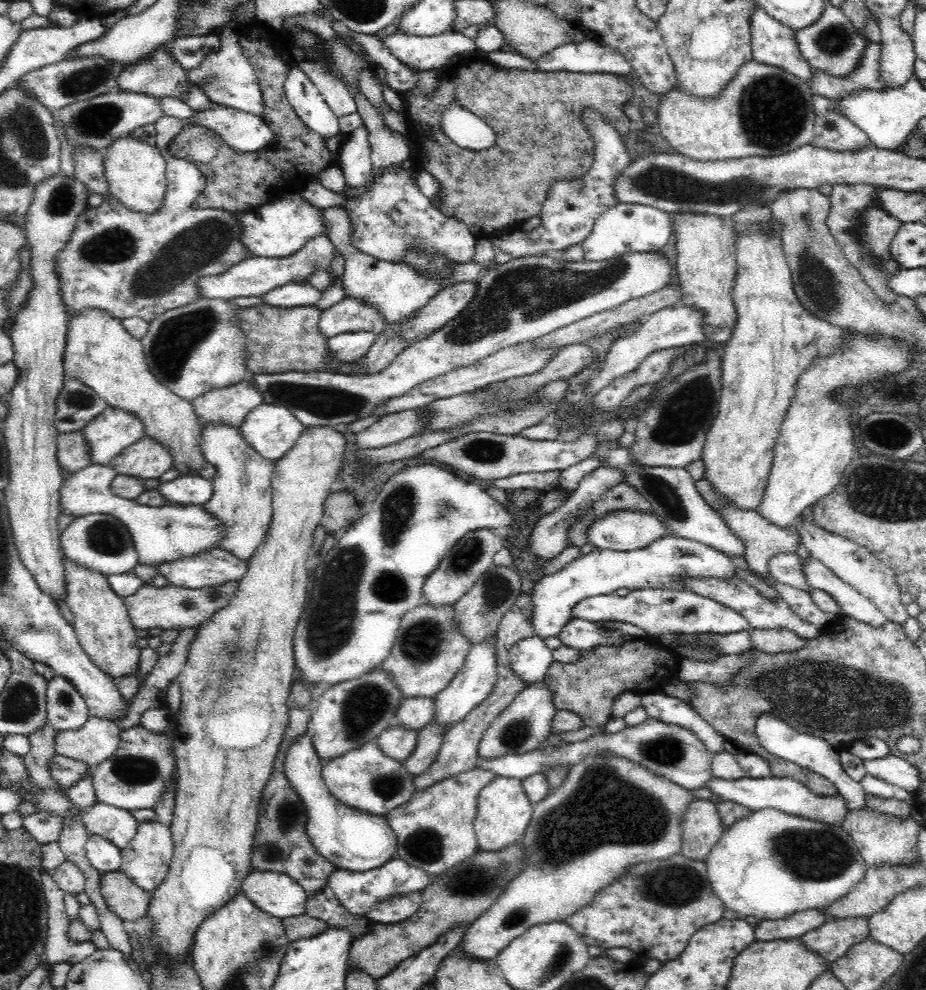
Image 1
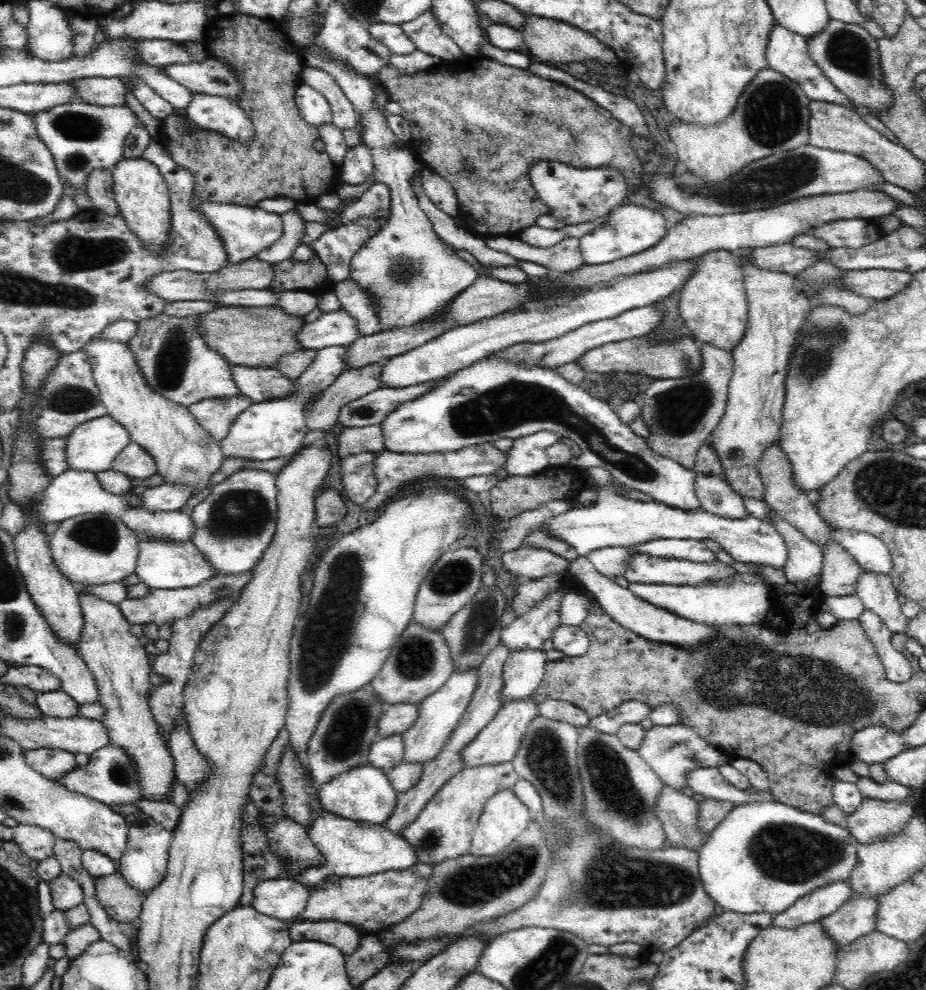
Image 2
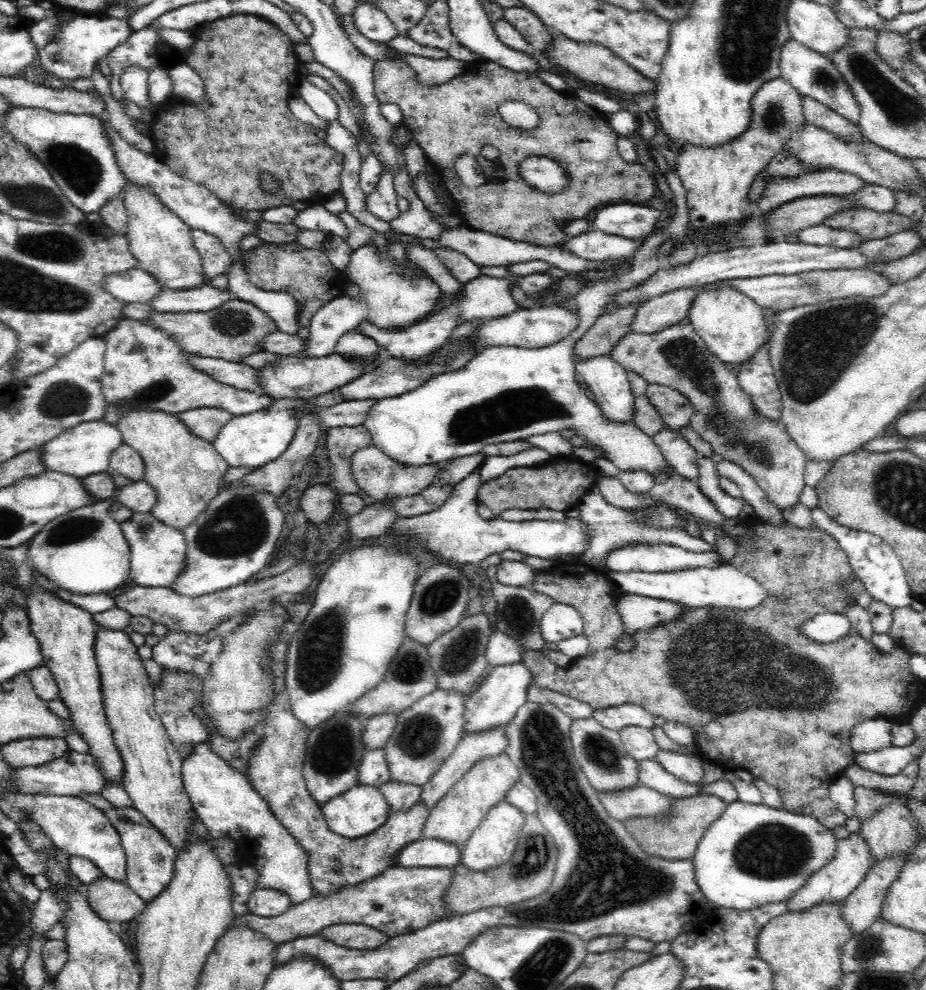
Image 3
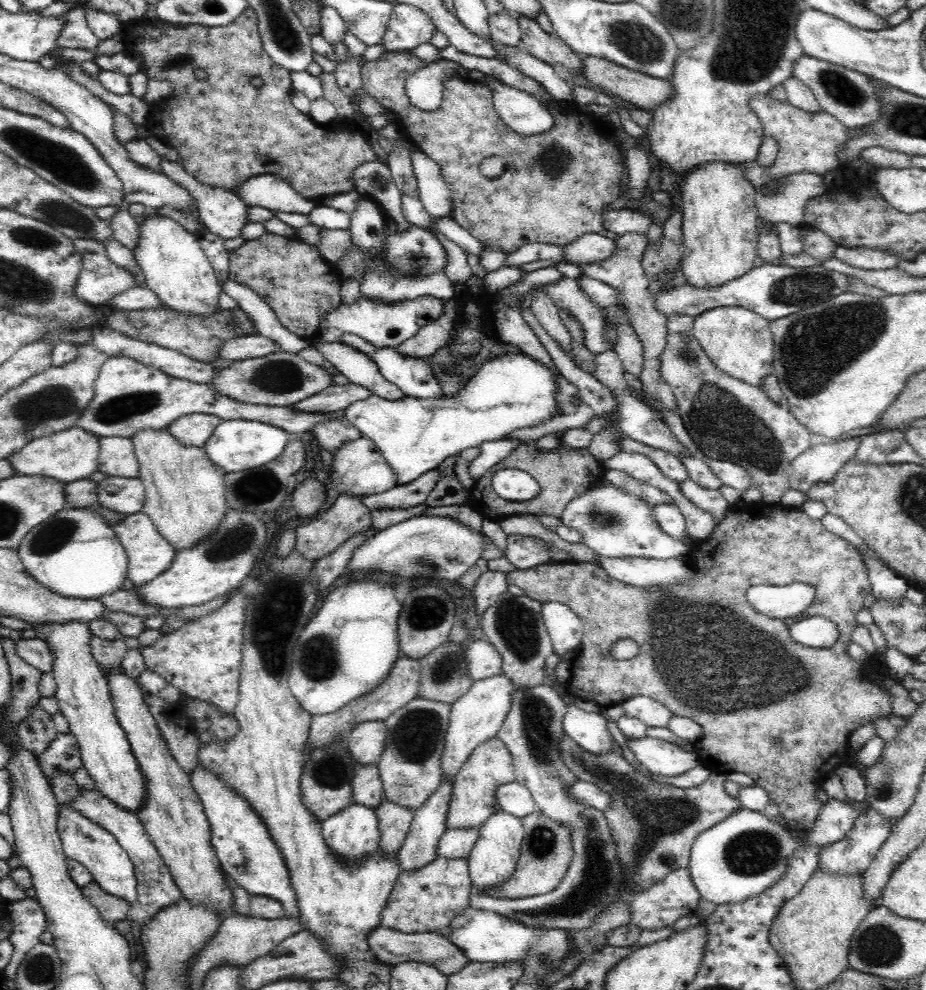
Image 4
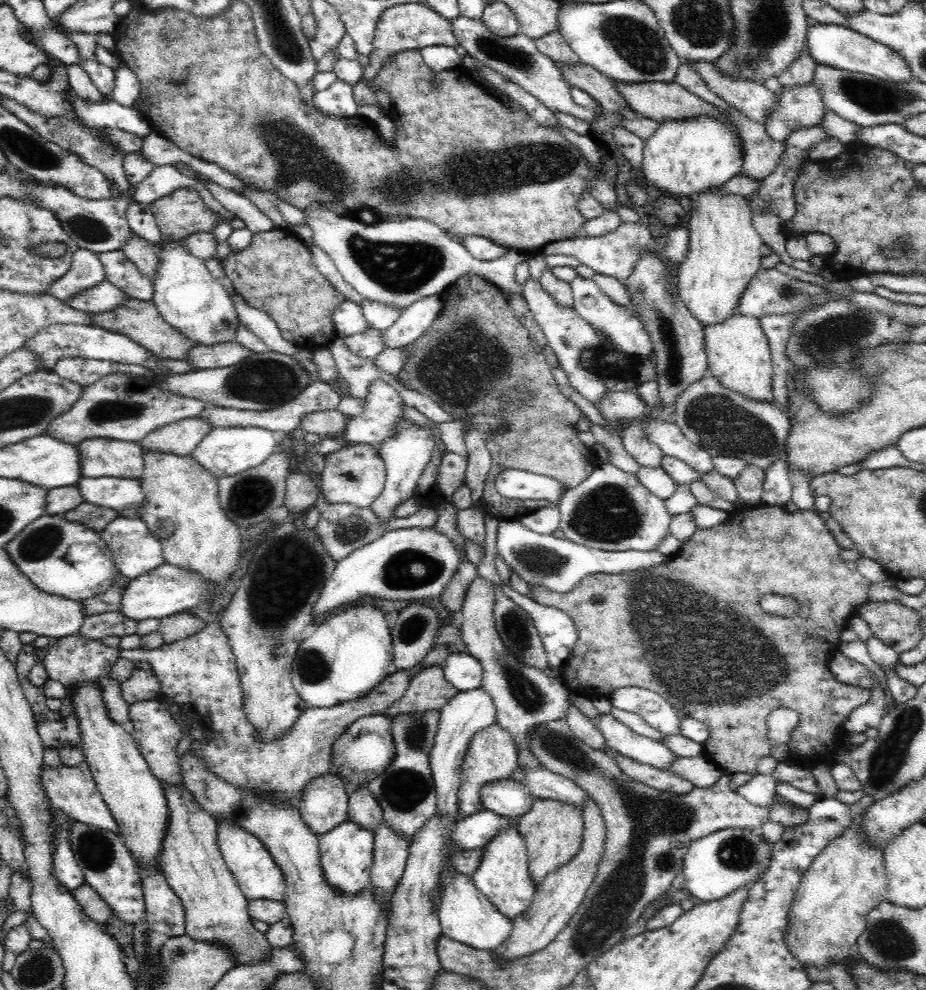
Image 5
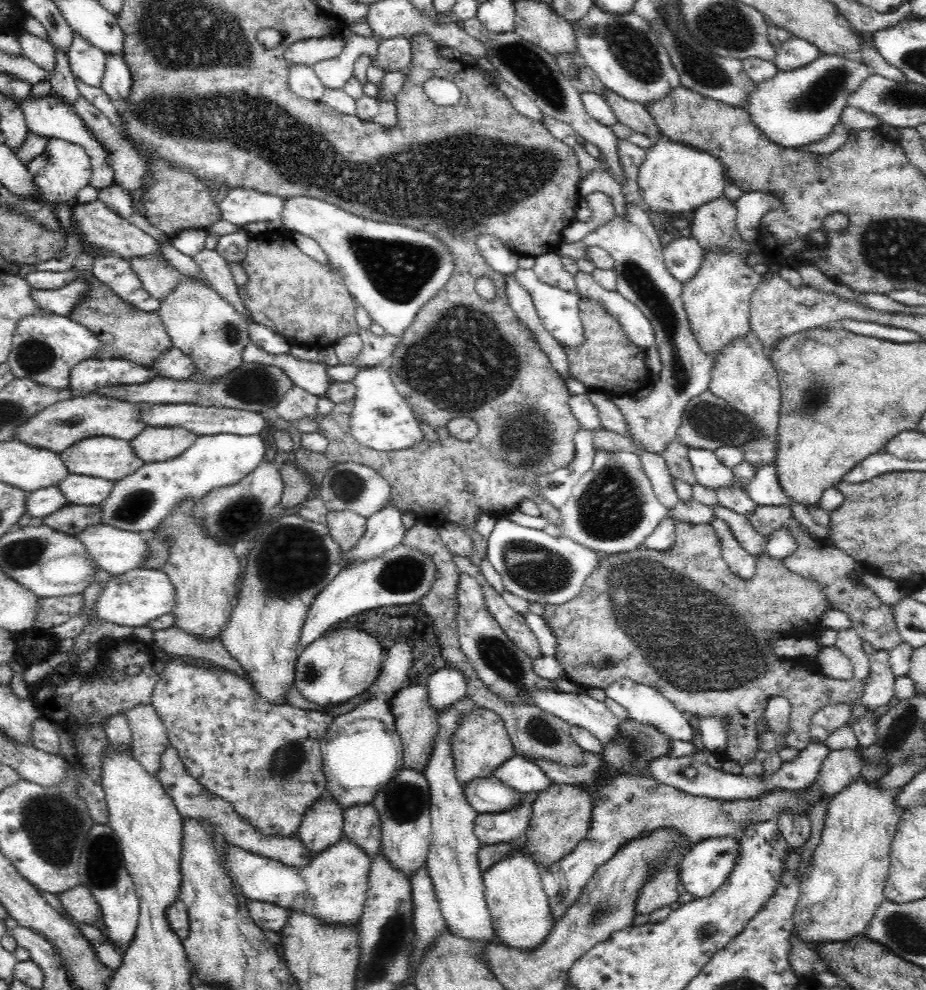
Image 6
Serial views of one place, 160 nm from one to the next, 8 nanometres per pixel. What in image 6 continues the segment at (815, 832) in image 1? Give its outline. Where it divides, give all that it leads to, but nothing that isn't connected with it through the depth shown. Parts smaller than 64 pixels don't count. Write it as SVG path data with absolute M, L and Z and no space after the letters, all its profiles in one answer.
M722 836L722 838L704 838L691 844L688 851L681 857L679 882L685 887L685 892L694 894L696 899L712 896L727 881L735 869L740 856L738 836Z

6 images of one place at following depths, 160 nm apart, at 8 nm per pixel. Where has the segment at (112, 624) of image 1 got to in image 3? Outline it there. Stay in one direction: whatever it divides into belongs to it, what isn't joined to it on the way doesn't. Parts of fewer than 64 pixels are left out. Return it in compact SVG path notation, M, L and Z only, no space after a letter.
M96 624L96 632L97 634L95 635L93 650L95 653L99 674L101 675L100 691L102 691L103 706L107 717L106 721L108 721L108 727L110 727L110 731L112 731L112 741L114 741L114 746L116 746L116 749L118 749L118 753L120 753L120 759L122 759L122 768L124 770L122 786L130 795L131 801L133 802L133 807L136 810L139 810L164 835L164 838L174 845L174 848L177 850L182 850L182 848L188 844L188 840L190 840L190 834L188 834L188 830L192 830L192 826L190 826L190 816L192 816L193 808L192 803L190 803L190 799L188 799L188 795L186 795L186 791L184 791L183 787L183 779L181 776L181 754L171 743L168 734L166 734L165 726L163 725L160 716L156 713L155 710L155 688L151 682L151 678L149 678L147 674L147 670L145 670L145 662L143 662L144 660L140 659L140 655L138 655L138 648L132 643L130 636L127 634L127 632L124 631L124 629L110 630L109 628L99 628L99 626Z

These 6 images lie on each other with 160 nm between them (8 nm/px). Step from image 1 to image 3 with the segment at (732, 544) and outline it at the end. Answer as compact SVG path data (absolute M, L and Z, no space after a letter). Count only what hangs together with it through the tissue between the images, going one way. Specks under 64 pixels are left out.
M665 234L652 236L631 257L631 269L607 283L590 283L578 292L574 304L581 316L579 325L568 338L555 342L550 346L533 349L532 347L491 346L483 348L458 370L450 370L428 379L416 390L405 392L397 397L383 398L368 411L364 426L372 435L373 445L384 451L390 458L406 466L420 466L440 462L445 464L458 457L467 457L483 450L487 444L526 440L534 436L550 434L562 430L574 431L577 438L585 440L586 447L591 448L612 462L619 471L646 471L654 477L655 483L663 483L676 472L668 464L660 447L646 436L634 422L616 422L602 414L599 404L586 396L579 385L575 364L573 363L574 344L596 322L607 303L617 293L631 288L638 282L644 282L652 272L660 269L656 252L658 246L665 240Z

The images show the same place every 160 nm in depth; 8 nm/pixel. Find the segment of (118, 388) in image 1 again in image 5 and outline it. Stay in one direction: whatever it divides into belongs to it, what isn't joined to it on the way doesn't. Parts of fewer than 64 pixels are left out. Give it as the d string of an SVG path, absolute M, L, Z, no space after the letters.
M143 452L139 478L145 494L141 519L163 548L164 562L197 572L208 582L227 580L236 570L242 530L222 510L218 477L208 472L193 456L169 452Z

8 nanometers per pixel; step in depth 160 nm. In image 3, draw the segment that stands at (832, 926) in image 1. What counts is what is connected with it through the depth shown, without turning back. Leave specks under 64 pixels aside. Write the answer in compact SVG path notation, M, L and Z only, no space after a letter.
M904 857L882 859L866 873L864 880L841 902L841 916L852 935L868 930L881 919L889 886L905 864Z

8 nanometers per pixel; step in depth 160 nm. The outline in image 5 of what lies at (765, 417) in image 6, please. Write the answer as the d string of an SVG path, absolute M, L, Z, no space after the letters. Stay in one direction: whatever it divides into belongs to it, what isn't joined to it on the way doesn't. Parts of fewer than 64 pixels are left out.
M740 314L704 326L704 348L709 369L718 382L748 398L773 402L773 362L768 337L762 330L758 318Z

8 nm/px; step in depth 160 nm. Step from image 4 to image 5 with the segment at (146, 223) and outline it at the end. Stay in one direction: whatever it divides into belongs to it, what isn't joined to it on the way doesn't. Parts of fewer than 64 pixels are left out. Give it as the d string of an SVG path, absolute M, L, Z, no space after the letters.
M166 239L156 244L158 268L152 280L153 302L170 326L202 346L235 340L238 317L230 296L206 268L205 261L194 256L183 241Z

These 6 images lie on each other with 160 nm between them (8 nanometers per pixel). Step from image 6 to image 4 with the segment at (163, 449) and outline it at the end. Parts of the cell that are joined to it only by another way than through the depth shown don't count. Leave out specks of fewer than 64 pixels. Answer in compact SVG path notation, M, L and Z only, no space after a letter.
M187 414L178 417L172 424L169 424L169 429L176 441L185 444L185 446L203 448L222 421L221 418L213 414Z

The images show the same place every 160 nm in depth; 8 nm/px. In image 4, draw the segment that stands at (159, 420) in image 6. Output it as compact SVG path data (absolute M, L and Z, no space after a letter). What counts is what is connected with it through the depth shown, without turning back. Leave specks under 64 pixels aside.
M348 383L344 386L332 385L310 398L301 400L291 408L300 412L336 412L348 408L353 402L375 395L359 384Z

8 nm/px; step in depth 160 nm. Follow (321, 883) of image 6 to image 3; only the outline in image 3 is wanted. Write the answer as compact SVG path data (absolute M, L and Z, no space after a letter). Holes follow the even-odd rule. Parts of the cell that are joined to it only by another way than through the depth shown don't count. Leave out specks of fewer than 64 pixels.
M200 742L192 748L190 754L182 758L181 776L184 791L192 803L198 818L204 822L211 838L220 838L228 834L237 844L239 859L236 862L255 866L259 879L257 888L281 890L290 896L291 903L300 904L314 894L314 886L308 874L308 852L300 846L298 838L294 838L287 828L272 814L268 803L253 789L250 782L238 770L228 764L209 744ZM358 782L346 792L330 798L322 805L328 828L332 832L346 838L358 838L374 832L378 826L382 826L388 818L391 808L383 797L380 787L368 786Z

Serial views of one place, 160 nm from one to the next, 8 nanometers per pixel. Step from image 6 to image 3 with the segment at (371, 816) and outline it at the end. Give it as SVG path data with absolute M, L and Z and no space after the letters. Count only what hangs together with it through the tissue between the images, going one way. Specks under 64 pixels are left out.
M366 748L358 766L358 781L364 785L382 787L391 780L385 748Z

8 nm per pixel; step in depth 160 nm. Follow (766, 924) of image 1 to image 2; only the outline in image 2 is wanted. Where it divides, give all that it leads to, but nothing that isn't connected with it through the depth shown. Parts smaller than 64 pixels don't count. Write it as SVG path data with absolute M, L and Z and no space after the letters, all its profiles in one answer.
M848 879L830 883L799 898L786 912L773 916L770 927L793 929L815 923L836 913L849 899L848 896L850 896Z

